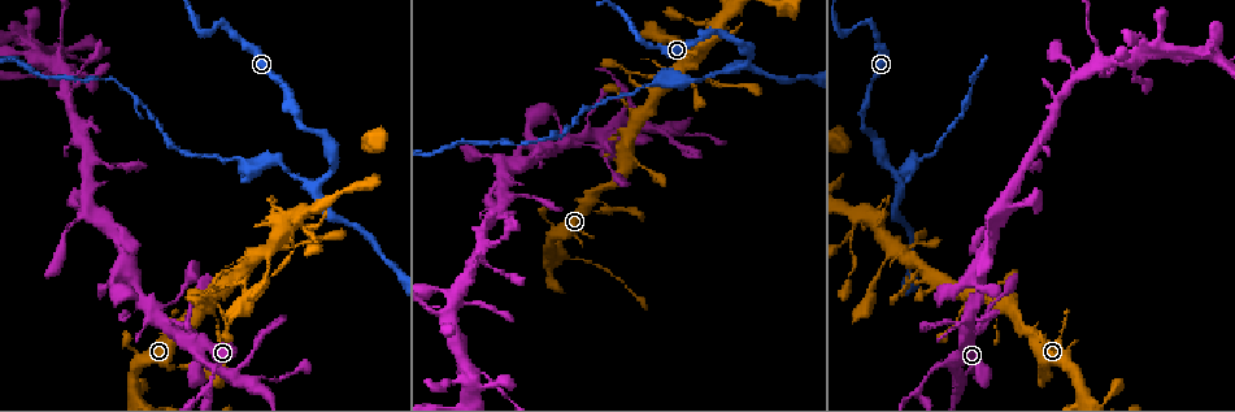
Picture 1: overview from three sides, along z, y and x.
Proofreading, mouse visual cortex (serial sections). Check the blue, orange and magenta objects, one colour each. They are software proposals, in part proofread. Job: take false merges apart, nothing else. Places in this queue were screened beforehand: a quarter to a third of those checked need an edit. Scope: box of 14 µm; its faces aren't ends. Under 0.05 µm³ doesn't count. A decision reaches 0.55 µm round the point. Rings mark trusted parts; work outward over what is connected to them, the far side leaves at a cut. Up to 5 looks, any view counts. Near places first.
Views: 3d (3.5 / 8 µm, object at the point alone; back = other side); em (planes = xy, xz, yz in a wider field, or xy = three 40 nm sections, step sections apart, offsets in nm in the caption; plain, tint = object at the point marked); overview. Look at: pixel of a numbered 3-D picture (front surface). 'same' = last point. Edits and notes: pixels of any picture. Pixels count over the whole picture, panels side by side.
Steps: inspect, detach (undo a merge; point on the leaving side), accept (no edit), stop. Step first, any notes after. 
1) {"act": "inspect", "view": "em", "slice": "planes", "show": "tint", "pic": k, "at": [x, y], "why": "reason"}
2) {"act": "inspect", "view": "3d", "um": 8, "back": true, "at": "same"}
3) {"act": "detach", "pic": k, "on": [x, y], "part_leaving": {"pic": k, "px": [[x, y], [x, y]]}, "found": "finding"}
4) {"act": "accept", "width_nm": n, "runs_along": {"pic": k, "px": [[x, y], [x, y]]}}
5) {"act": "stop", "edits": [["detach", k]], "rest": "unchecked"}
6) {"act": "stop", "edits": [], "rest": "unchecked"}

{"act": "inspect", "view": "3d", "um": 8, "pic": 1, "at": [318, 183], "why": "three arms meet"}

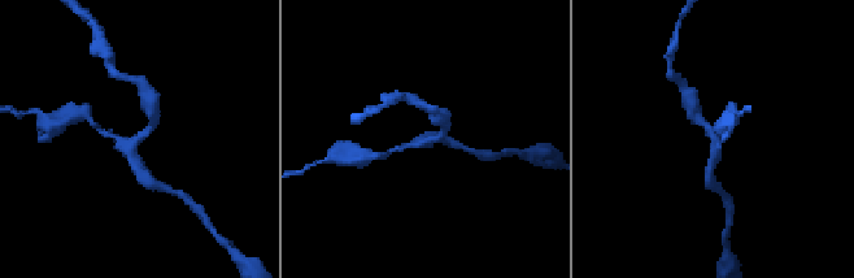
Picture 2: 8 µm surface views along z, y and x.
{"act": "inspect", "view": "em", "slice": "xy", "step": 2, "show": "tint", "pic": 2, "at": [716, 145], "arms": 3, "arm_widths_nm": [150, 200, 250]}

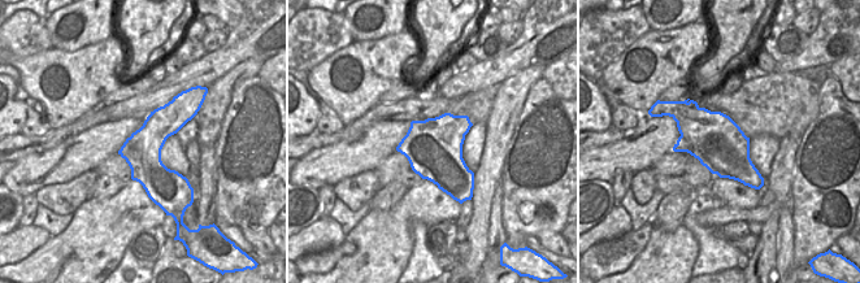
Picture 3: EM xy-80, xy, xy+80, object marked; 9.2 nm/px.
{"act": "accept", "runs_along": {"pic": 2, "px": [[444, 127], [438, 139], [388, 152]]}, "found": "one cell here"}

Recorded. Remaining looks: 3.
{"act": "inspect", "view": "3d", "um": 8, "pic": 1, "at": [649, 84], "why": "narrows sharply"}

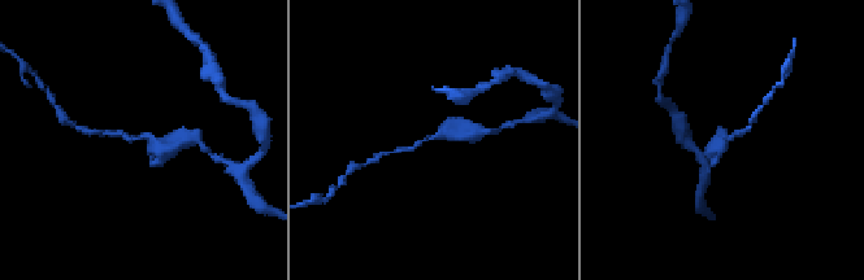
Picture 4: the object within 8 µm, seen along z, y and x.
{"act": "inspect", "view": "3d", "um": 3.5, "back": true, "pic": 4, "at": [723, 136], "why": "closer look"}

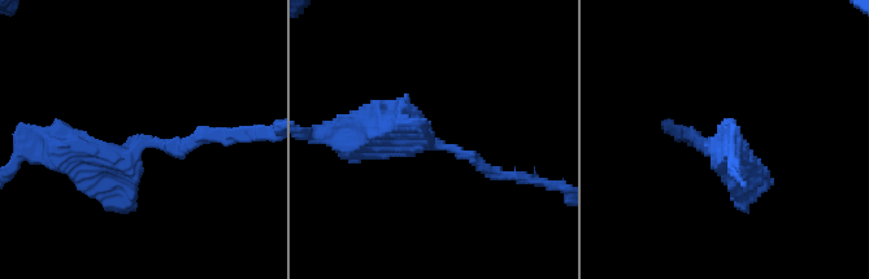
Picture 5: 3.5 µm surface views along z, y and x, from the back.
{"act": "inspect", "view": "em", "slice": "planes", "show": "tint", "pic": 5, "at": [449, 146], "arm_widths_nm": [150, 350]}

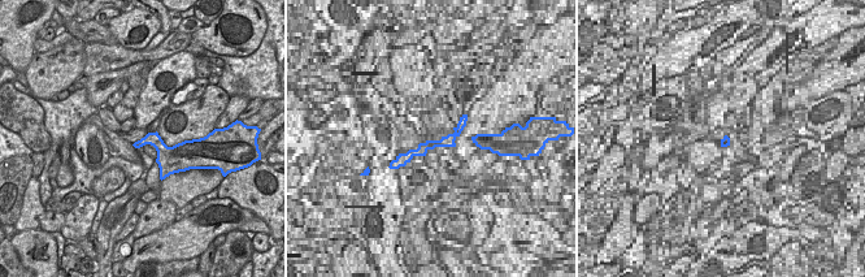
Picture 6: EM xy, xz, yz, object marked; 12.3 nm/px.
{"act": "accept", "found": "all the same cell"}

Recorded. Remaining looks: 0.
{"act": "stop", "edits": [], "rest": "unchecked"}

